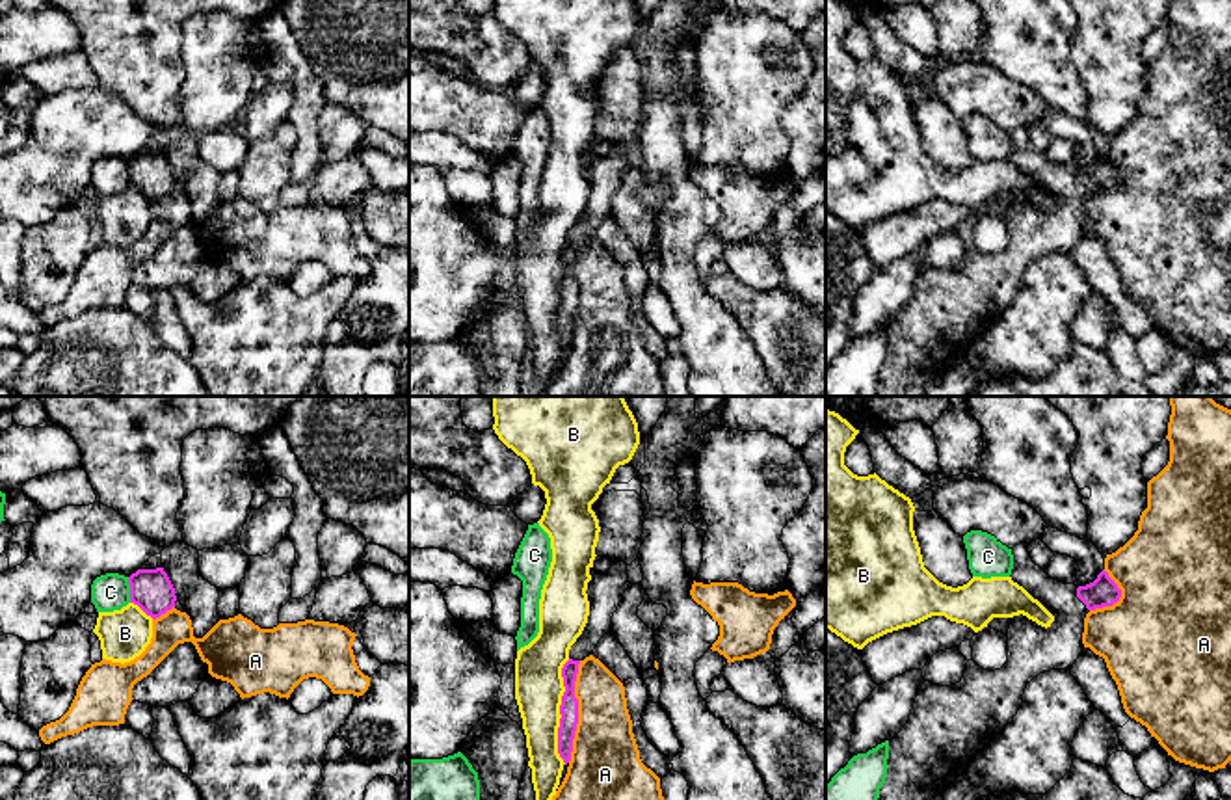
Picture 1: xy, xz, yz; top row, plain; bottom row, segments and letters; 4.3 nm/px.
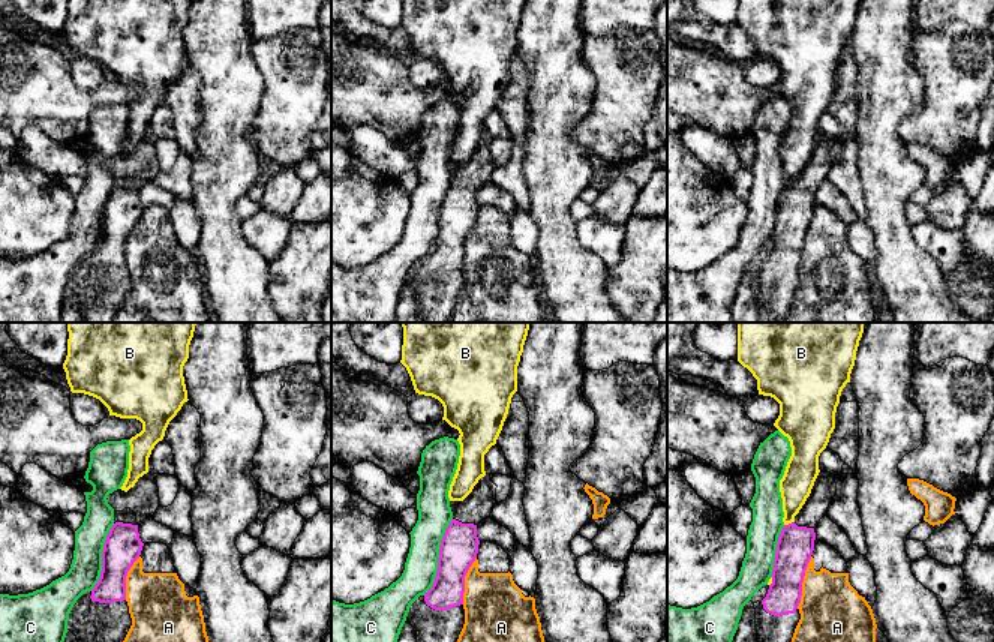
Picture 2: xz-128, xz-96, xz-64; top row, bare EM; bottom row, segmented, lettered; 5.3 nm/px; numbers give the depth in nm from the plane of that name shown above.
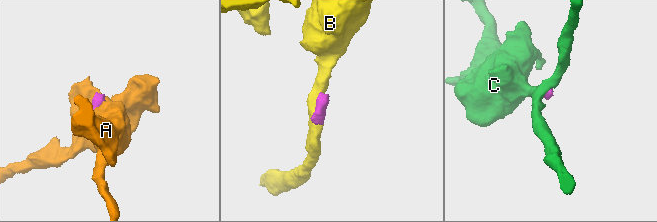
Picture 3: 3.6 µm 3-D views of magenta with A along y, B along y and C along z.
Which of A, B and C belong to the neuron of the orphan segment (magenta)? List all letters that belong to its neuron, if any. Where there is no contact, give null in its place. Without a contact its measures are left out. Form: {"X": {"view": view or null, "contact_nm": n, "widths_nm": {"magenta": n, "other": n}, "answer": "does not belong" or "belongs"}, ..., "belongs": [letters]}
{"A": {"view": "xz", "contact_nm": 440, "widths_nm": {"magenta": 80, "other": 300}, "answer": "does not belong"}, "B": {"view": "xz", "contact_nm": 460, "widths_nm": {"magenta": 80, "other": 200}, "answer": "does not belong"}, "C": {"view": "xy", "contact_nm": 110, "widths_nm": {"magenta": 180, "other": 160}, "answer": "does not belong"}, "belongs": []}

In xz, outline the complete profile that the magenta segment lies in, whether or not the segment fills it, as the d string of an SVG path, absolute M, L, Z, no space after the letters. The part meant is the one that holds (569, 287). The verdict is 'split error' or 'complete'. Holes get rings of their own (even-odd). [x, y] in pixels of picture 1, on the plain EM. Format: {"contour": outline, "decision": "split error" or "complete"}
{"contour": "M614 143L604 156L595 156L588 166L589 199L582 218L569 233L569 244L562 251L565 275L560 288L558 337L567 348L571 344L573 322L578 307L578 283L575 281L575 264L578 247L593 238L599 223L612 214L612 199L617 193L625 173L629 171L627 147Z", "decision": "split error"}

